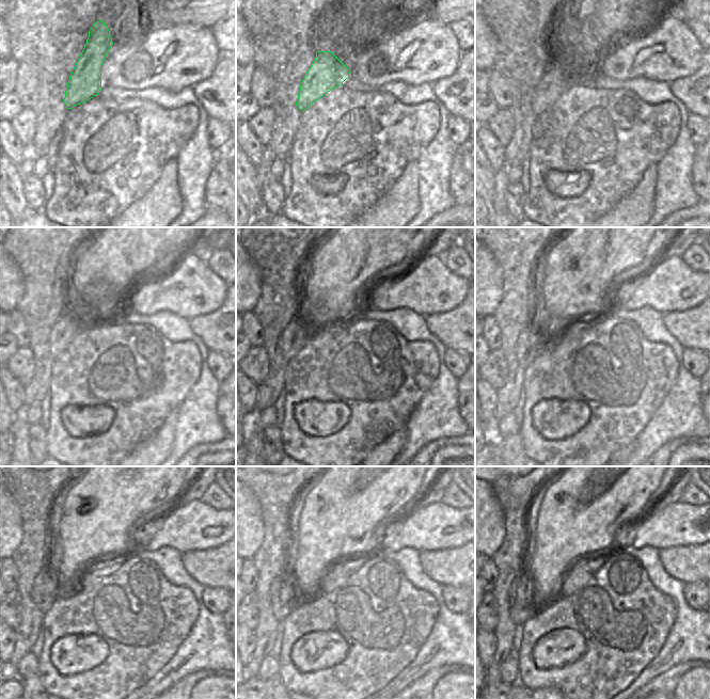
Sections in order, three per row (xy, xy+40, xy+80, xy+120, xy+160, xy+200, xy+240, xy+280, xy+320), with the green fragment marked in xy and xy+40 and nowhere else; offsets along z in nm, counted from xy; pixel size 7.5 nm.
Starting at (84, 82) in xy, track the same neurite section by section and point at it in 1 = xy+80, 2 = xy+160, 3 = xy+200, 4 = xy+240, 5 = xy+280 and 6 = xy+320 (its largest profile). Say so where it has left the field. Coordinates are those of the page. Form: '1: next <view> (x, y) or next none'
1: next xy+80 (554, 81)
2: next xy+160 (294, 337)
3: next xy+200 (527, 347)
4: next xy+240 (45, 588)
5: next xy+280 (280, 612)
6: next xy+320 (519, 615)

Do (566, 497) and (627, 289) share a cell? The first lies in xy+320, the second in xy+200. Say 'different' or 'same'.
different

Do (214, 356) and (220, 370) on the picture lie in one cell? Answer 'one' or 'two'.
one

